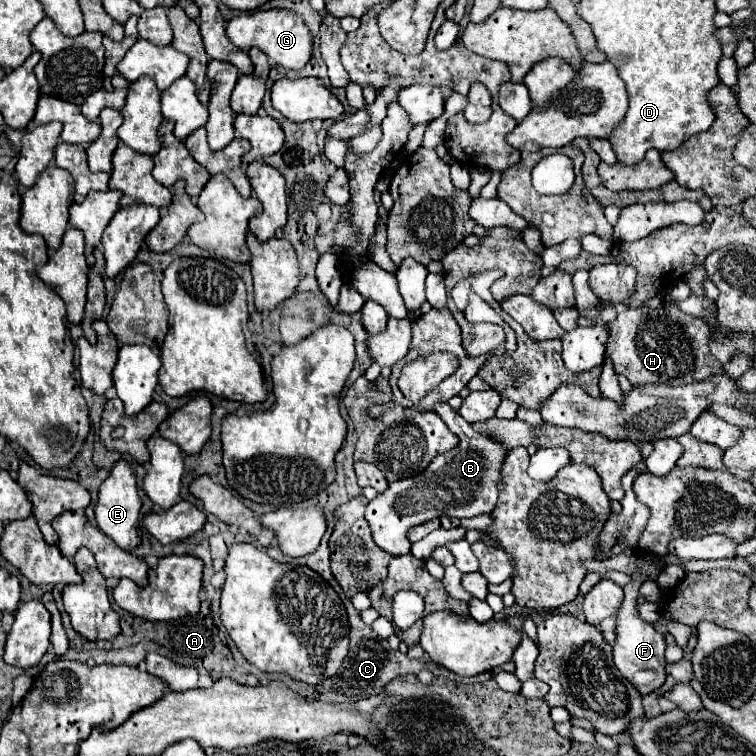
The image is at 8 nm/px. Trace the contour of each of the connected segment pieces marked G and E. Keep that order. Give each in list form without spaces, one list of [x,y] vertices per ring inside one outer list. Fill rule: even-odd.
[[[255,10],[255,12],[249,12],[249,14],[235,16],[227,24],[227,36],[243,52],[247,52],[249,48],[255,46],[269,60],[273,60],[273,62],[277,62],[285,68],[299,70],[311,58],[313,36],[311,36],[309,28],[305,26],[305,22],[301,20],[301,16],[297,16],[291,10],[267,10],[267,12],[265,10]]]
[[[119,460],[111,472],[109,478],[99,488],[99,502],[95,506],[95,518],[97,526],[103,534],[113,538],[115,544],[119,544],[123,550],[135,550],[141,544],[141,530],[139,530],[139,512],[141,512],[141,496],[137,490],[137,478],[129,464],[125,460]]]

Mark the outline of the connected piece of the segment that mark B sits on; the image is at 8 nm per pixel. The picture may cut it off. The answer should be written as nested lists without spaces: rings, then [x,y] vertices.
[[[437,404],[435,412],[449,426],[449,430],[459,436],[457,448],[435,456],[425,468],[425,472],[389,484],[389,488],[375,500],[371,500],[365,510],[365,518],[371,526],[373,540],[377,542],[377,546],[381,546],[387,552],[393,552],[395,556],[409,552],[411,542],[407,538],[407,532],[413,526],[425,524],[441,516],[463,519],[489,514],[495,510],[499,500],[501,468],[507,450],[487,434],[473,430],[473,424],[461,418],[449,404]]]

